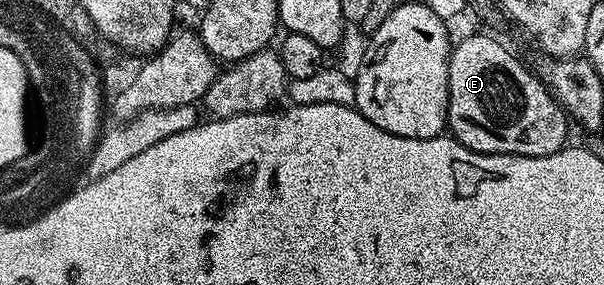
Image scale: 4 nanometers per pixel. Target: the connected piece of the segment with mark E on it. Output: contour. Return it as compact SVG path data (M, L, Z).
M484 34L452 46L447 125L452 139L483 154L546 156L560 152L568 141L570 121L554 93L533 76L499 41Z

